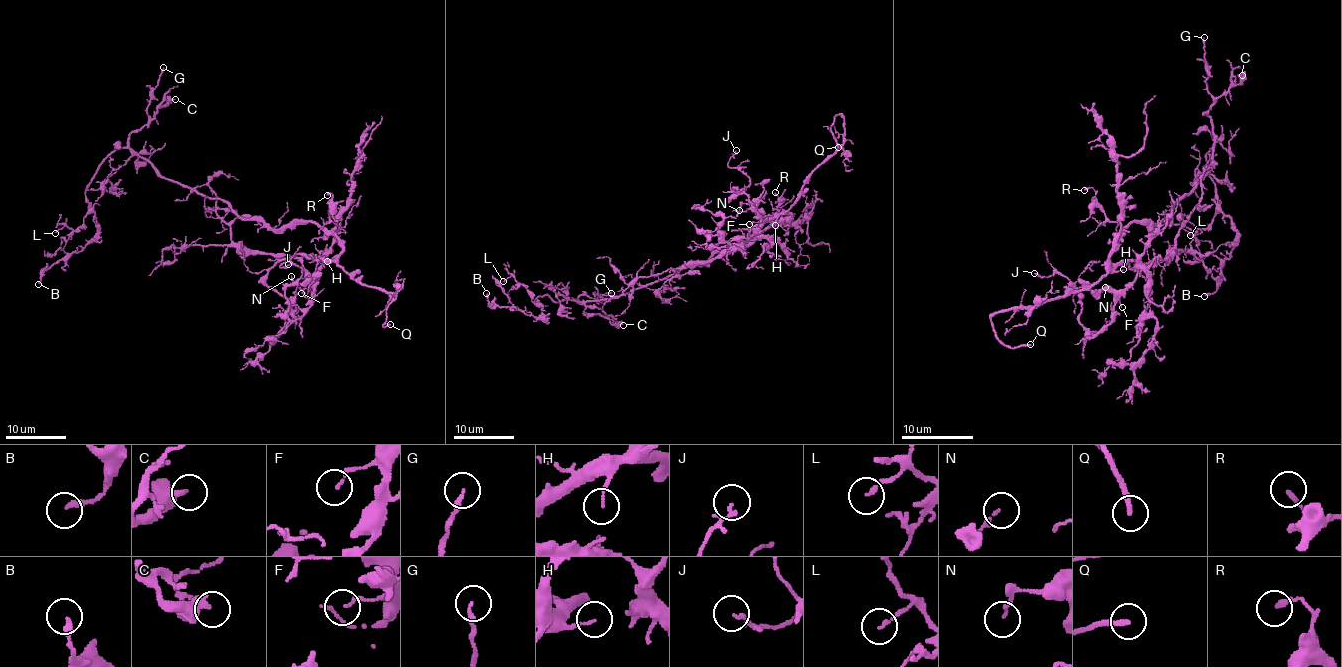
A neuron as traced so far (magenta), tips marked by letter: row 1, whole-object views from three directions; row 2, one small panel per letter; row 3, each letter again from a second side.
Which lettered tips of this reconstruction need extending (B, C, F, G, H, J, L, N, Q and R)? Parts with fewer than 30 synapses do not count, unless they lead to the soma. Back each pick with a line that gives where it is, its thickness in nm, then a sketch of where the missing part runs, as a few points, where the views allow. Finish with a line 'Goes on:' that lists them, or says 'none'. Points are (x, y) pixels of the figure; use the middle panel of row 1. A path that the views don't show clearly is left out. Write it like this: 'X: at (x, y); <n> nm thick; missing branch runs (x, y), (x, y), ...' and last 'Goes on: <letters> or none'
Q: at (838, 147); 200 nm thick; missing branch runs (838, 147), (853, 158), (868, 198), (881, 203), (889, 210), (884, 215)
Goes on: Q

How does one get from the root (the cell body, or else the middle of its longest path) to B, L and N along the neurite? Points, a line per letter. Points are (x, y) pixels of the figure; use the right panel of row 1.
B: (1174, 206), (1210, 170), (1213, 134), (1208, 176), (1236, 244), (1217, 289), (1204, 296)
L: (1174, 206), (1210, 170), (1213, 134), (1206, 163), (1217, 213), (1195, 231), (1184, 228), (1190, 235)
N: (1174, 206), (1172, 217), (1181, 217), (1183, 224), (1165, 258), (1145, 264), (1123, 289), (1096, 294), (1105, 287)

